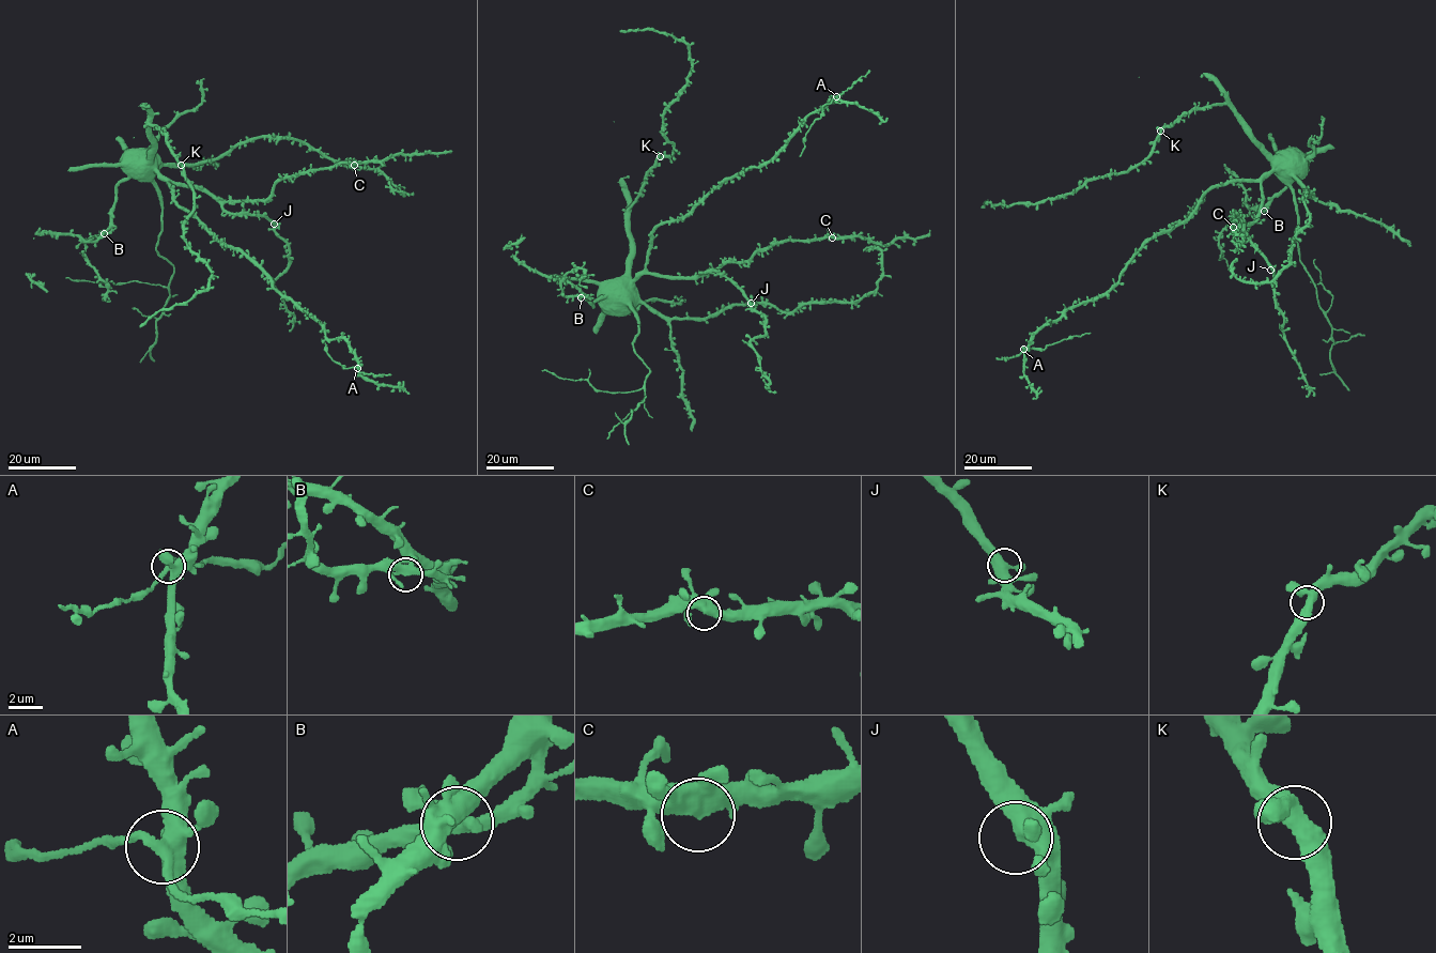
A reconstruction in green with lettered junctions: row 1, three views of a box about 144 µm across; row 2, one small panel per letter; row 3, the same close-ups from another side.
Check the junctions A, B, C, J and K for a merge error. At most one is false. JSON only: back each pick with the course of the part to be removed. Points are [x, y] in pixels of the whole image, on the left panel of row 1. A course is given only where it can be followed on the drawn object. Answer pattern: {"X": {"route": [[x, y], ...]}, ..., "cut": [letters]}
{"A": {"route": [[357, 367], [343, 368], [344, 365], [332, 359], [321, 339]]}, "cut": ["A"]}

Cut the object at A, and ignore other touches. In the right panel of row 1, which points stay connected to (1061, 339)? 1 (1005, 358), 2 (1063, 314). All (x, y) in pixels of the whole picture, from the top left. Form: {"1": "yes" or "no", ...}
{"1": "yes", "2": "no"}

